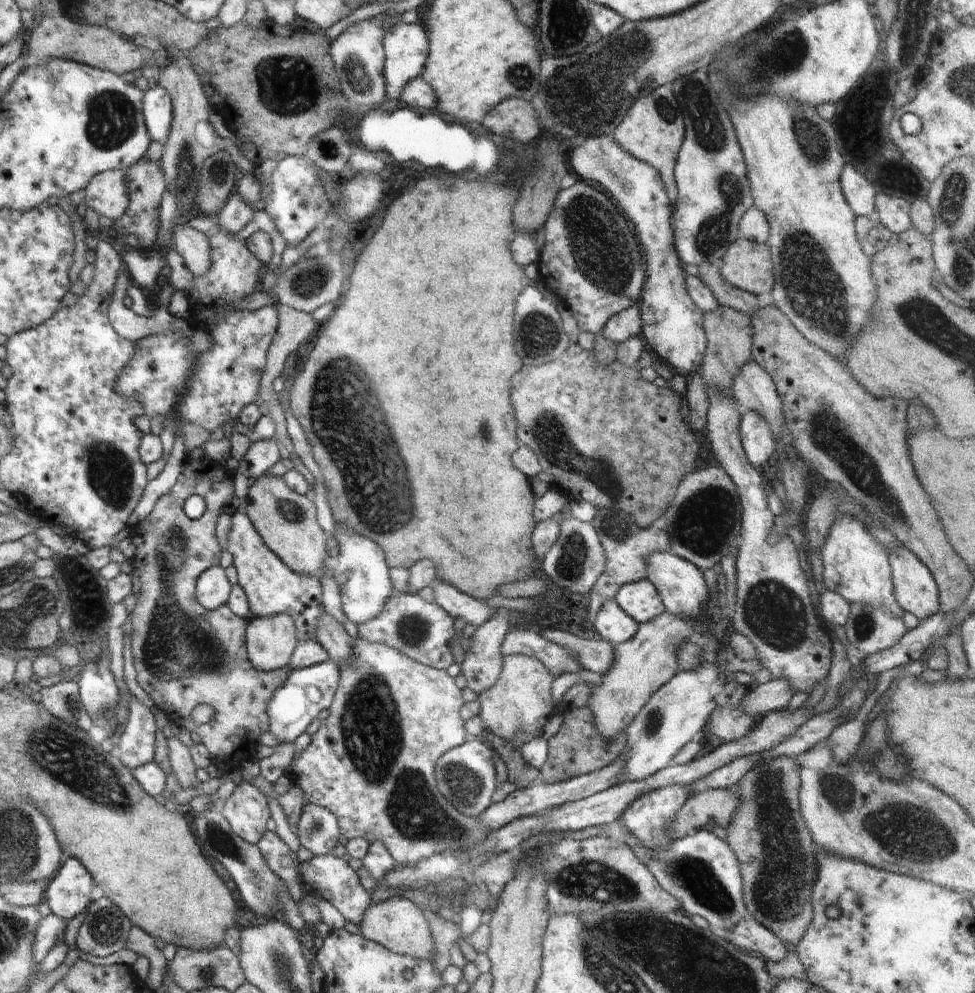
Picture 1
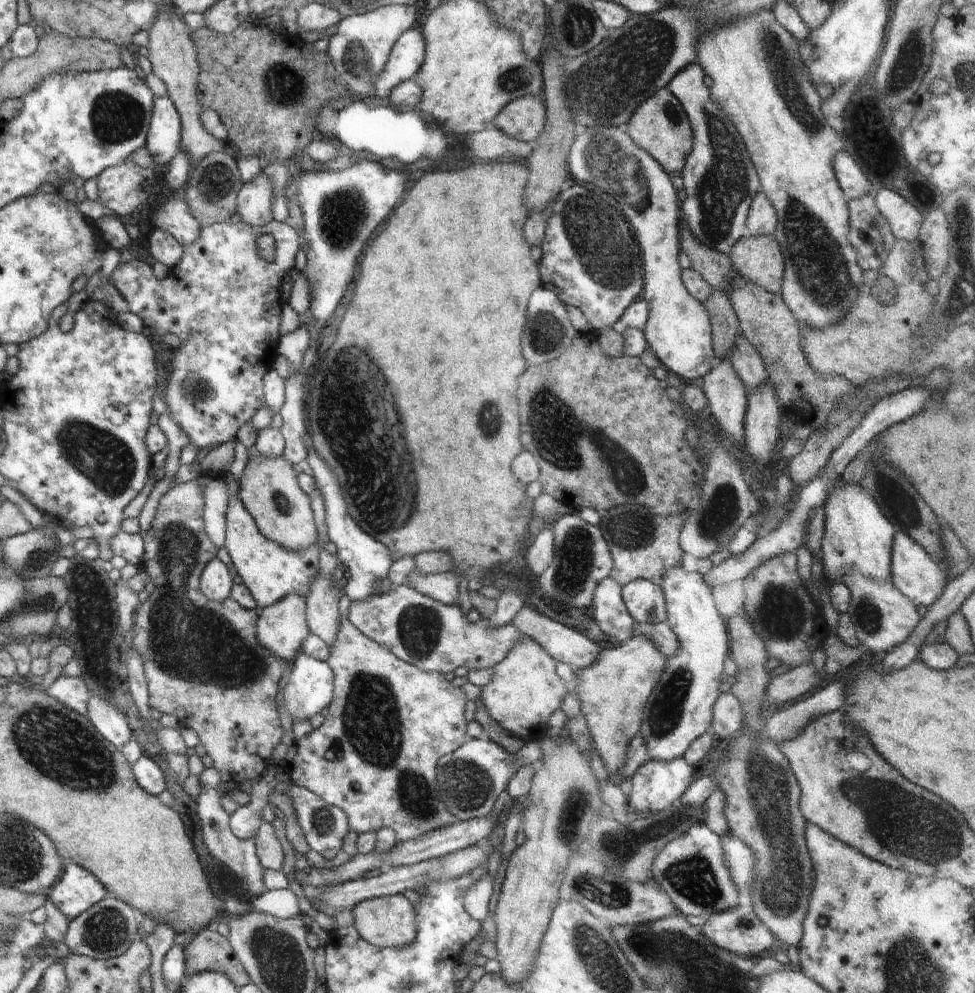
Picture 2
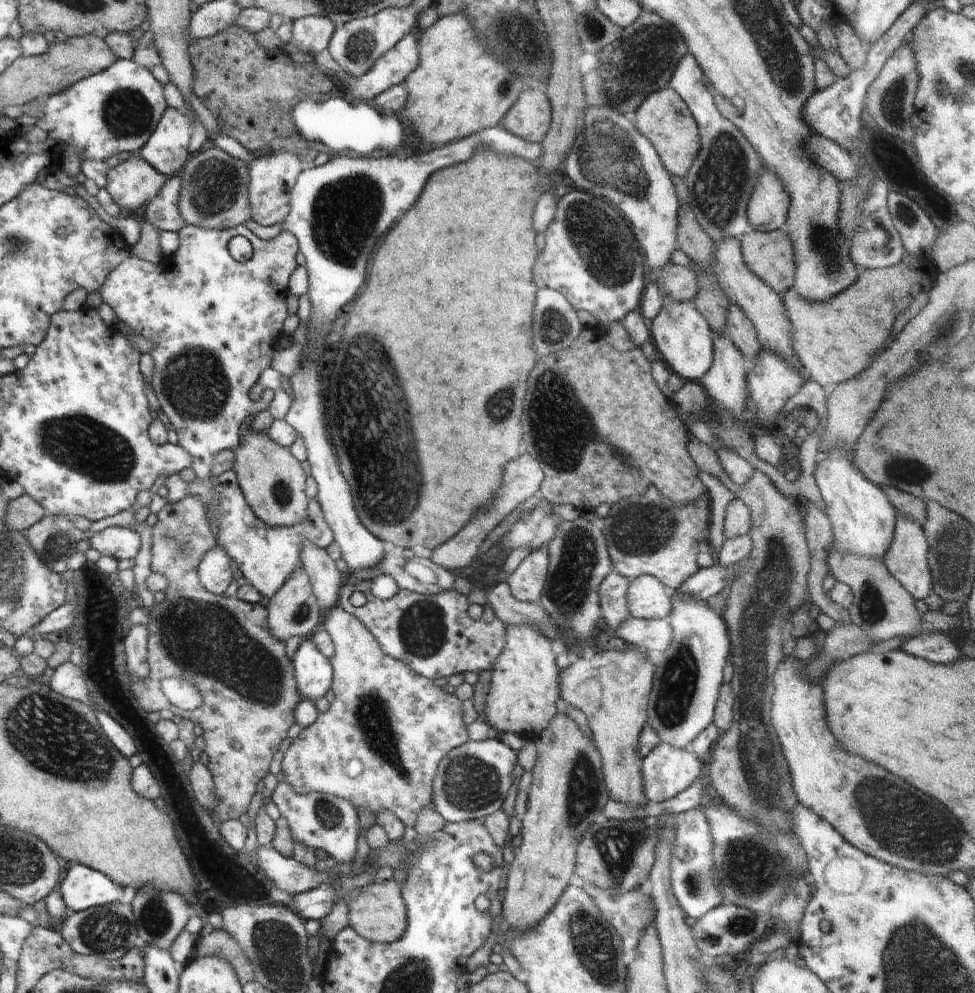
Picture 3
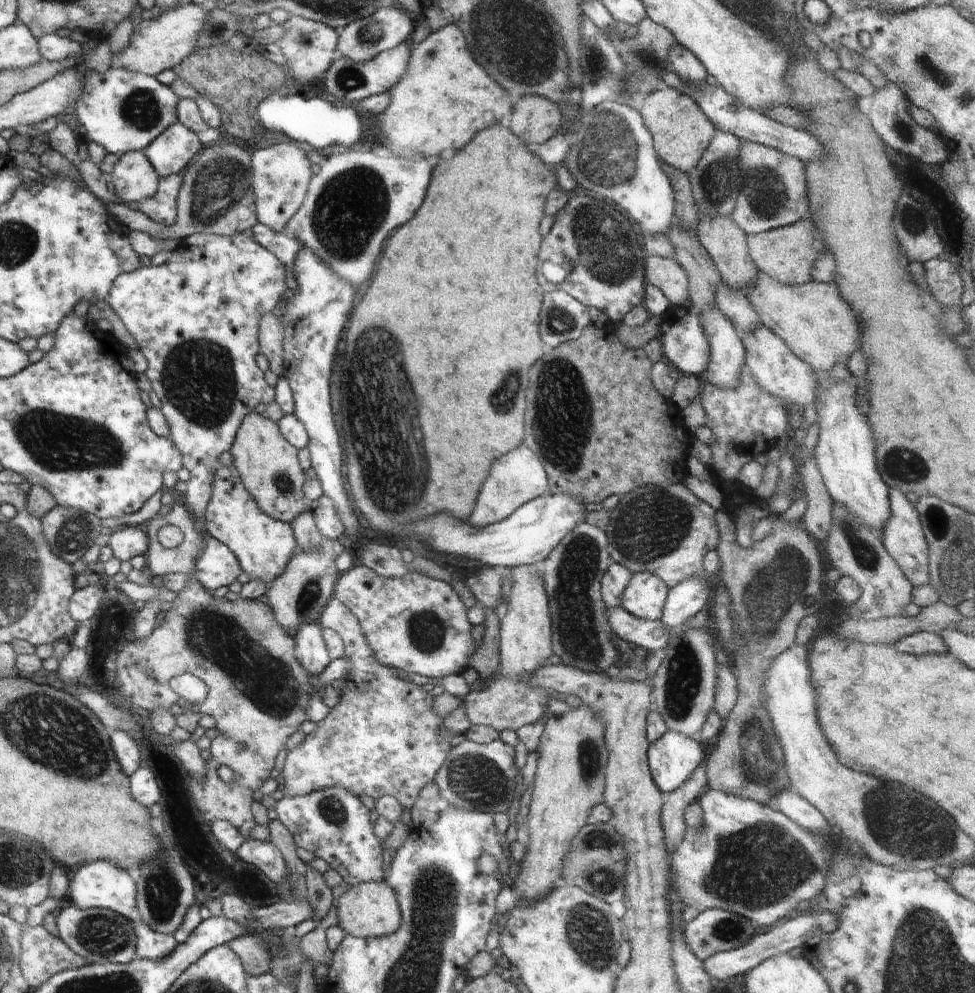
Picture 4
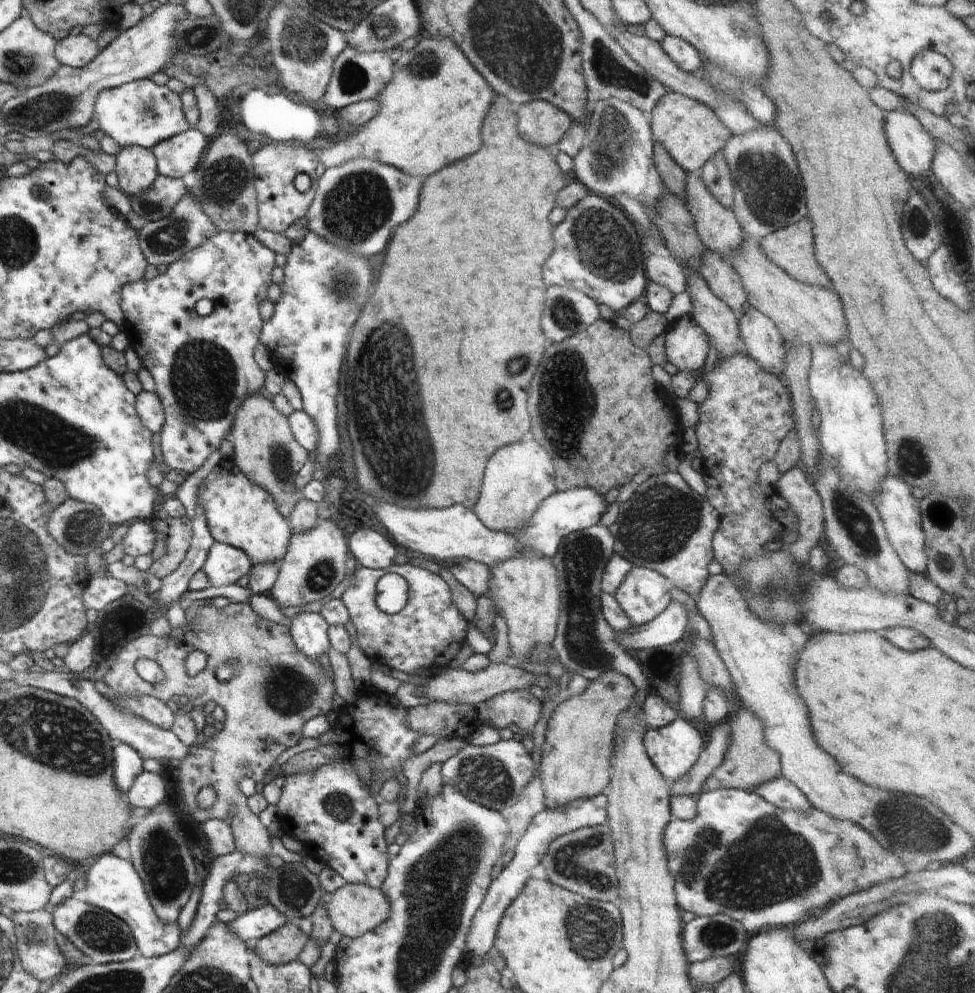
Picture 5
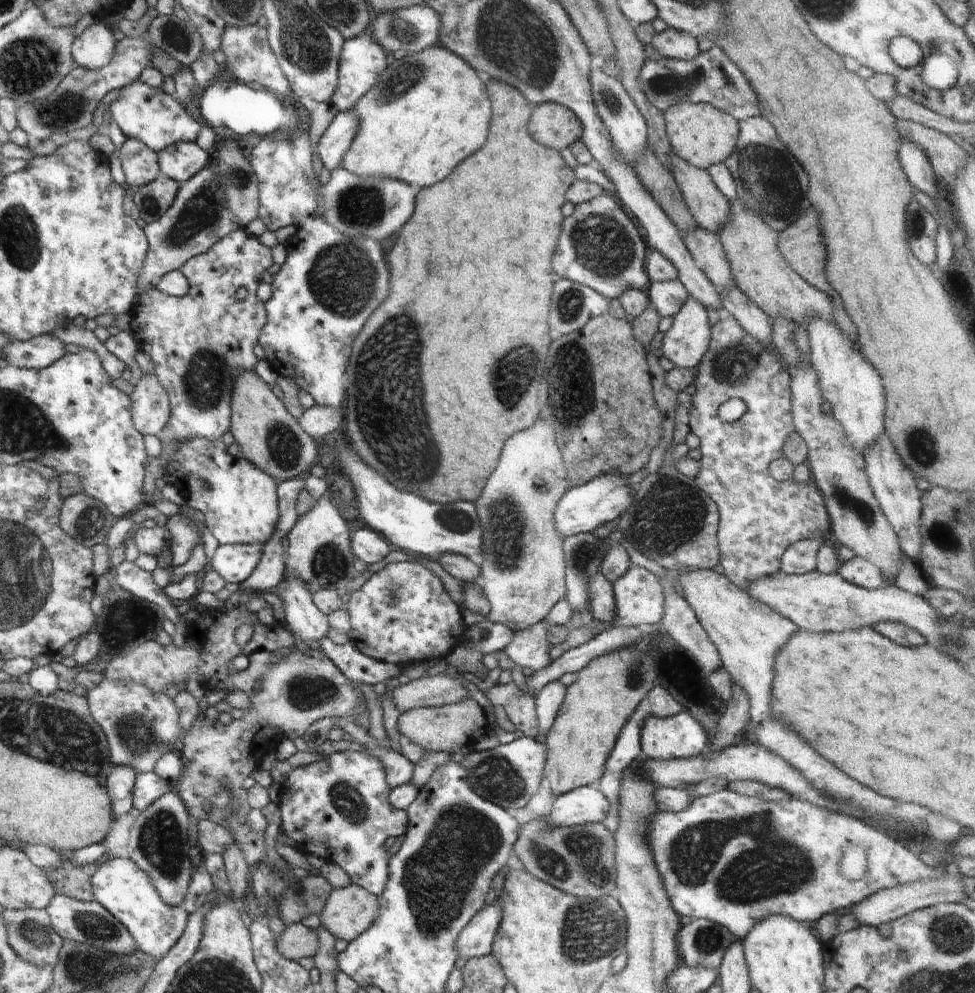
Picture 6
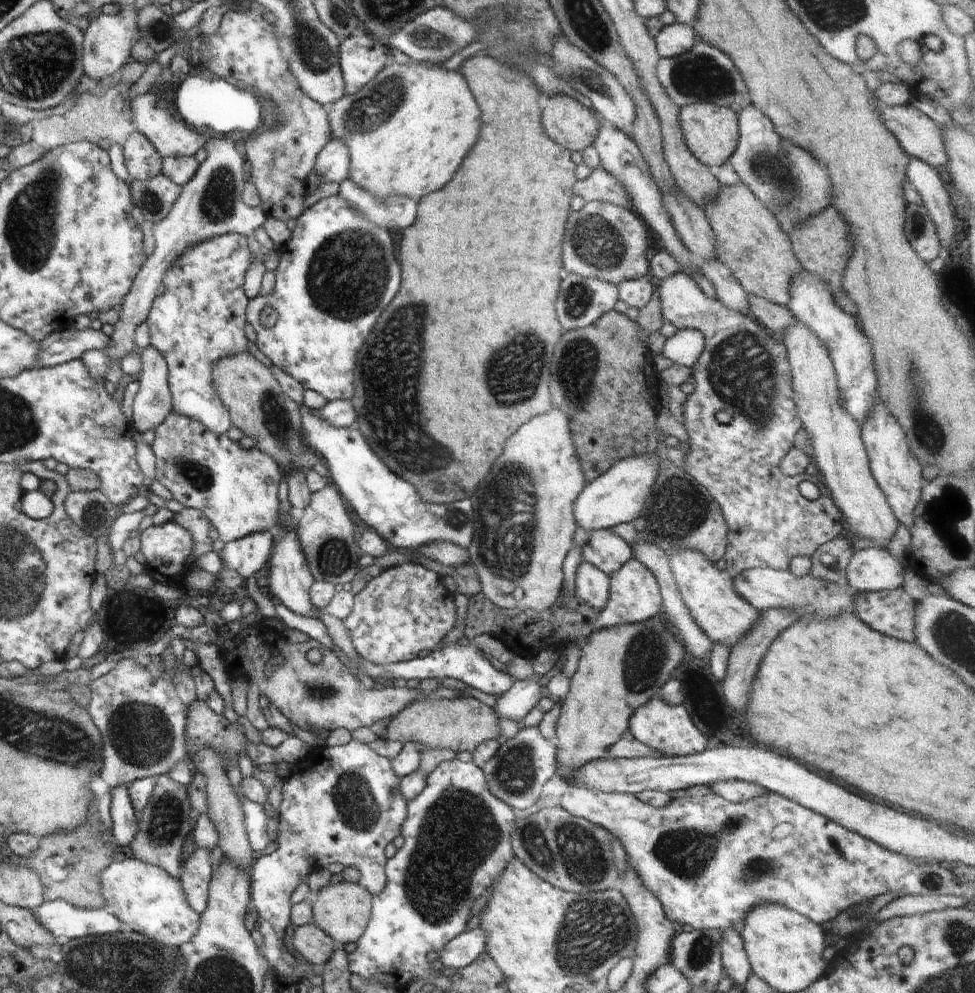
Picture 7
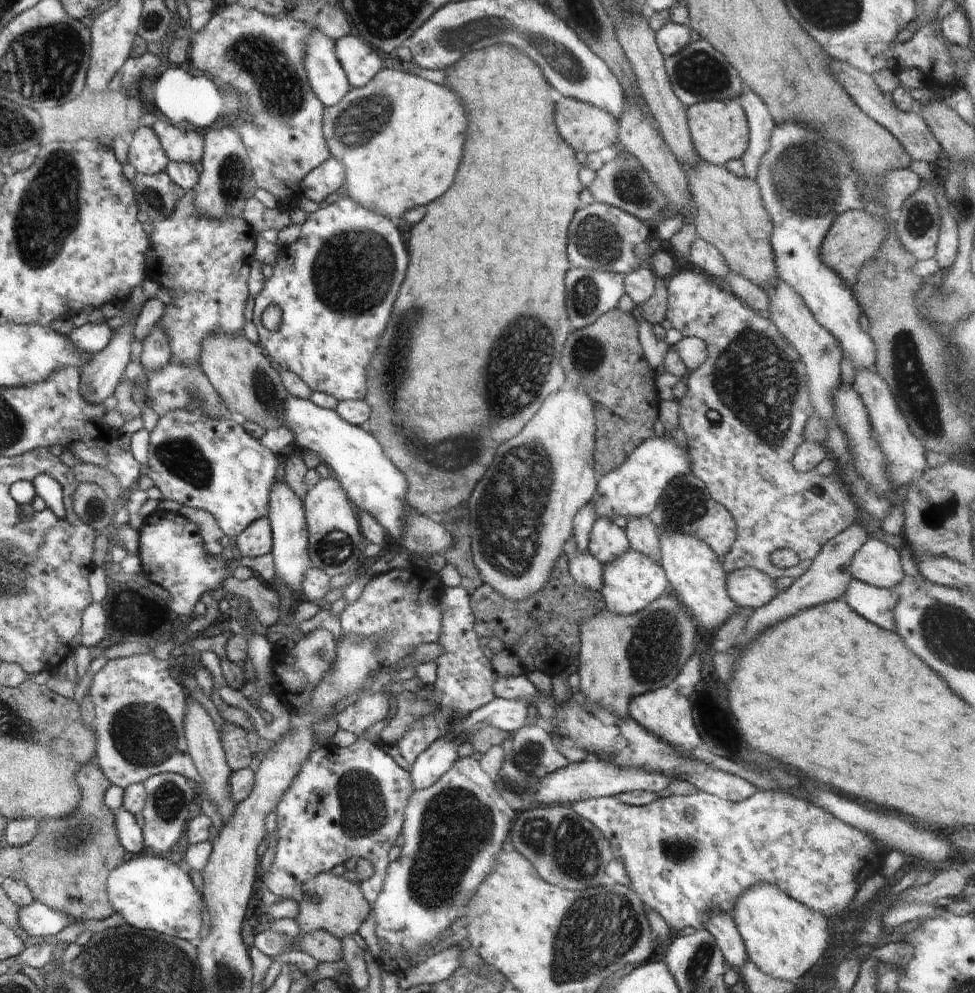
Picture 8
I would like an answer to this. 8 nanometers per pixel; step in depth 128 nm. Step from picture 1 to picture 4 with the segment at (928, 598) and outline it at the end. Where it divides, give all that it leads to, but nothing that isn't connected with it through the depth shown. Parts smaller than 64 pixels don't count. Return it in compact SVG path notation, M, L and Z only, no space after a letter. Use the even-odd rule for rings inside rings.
M898 487L889 488L889 505L891 513L882 528L884 546L914 587L925 585L930 580L929 550L918 511L906 493Z

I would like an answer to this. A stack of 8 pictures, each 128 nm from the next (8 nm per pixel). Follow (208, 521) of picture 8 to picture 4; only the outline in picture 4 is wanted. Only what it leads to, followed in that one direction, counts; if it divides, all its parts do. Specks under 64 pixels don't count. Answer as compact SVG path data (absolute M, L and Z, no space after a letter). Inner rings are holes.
M174 504L168 514L157 514L144 528L149 538L147 570L154 574L154 570L162 570L164 566L166 572L194 575L197 554L202 552L206 539L203 539L195 528L193 514L186 505ZM165 524L174 524L182 531L184 538L179 546L167 549L158 541L157 532Z

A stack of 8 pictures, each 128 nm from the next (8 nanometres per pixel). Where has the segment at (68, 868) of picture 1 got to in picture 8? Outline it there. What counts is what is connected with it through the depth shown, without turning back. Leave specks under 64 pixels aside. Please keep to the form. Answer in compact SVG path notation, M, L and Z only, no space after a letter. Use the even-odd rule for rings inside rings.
M149 853L132 856L109 874L108 891L110 902L129 925L191 942L198 938L200 913L205 906L203 894L181 864L173 863L167 856Z

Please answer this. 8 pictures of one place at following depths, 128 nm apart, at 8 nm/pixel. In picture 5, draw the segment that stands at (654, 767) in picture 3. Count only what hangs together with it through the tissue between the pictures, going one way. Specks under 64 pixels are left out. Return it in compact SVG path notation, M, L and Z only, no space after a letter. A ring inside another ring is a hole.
M678 716L674 722L670 722L662 728L653 729L647 727L643 743L658 772L665 778L668 784L682 778L696 762L698 755L704 748L704 740L700 732L693 725L694 722L687 721L684 717Z

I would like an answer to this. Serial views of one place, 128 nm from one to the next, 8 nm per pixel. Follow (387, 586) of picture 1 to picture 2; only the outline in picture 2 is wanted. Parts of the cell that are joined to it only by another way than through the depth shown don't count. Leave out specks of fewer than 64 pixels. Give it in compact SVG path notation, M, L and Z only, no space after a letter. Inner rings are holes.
M311 447L307 451L307 461L312 470L312 476L315 480L315 486L320 491L325 508L326 532L330 541L334 542L337 548L337 558L344 568L347 577L345 593L351 601L361 601L378 593L375 588L386 578L388 578L388 569L393 563L389 550L383 545L382 541L377 541L367 532L364 532L356 521L350 516L346 501L343 497L342 486L339 478L331 469L330 465L324 461L324 458L317 453L317 450Z

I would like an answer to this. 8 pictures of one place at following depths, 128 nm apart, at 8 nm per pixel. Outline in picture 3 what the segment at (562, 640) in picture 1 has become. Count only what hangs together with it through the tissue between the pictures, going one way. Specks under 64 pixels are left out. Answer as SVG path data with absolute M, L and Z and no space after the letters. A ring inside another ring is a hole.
M507 582L496 584L485 591L486 604L492 607L496 618L500 619L505 626L525 625L530 623L546 633L552 640L560 639L557 631L553 628L549 616L539 603L527 603L519 601L511 595Z

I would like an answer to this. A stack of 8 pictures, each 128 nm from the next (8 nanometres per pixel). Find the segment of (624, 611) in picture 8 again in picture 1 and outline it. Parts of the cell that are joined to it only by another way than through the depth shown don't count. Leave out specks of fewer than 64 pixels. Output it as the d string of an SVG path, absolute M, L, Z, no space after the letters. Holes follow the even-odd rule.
M648 579L621 586L616 593L615 601L638 624L650 622L665 611L656 587Z

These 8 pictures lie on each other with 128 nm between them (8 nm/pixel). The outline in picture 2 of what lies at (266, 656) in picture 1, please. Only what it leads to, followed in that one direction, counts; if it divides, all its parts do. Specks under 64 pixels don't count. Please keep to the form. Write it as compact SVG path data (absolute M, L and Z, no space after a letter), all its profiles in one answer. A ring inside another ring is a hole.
M298 593L282 597L281 601L268 605L258 610L258 620L255 626L257 641L268 649L275 657L284 659L286 662L293 662L298 656L304 639L310 634L307 625L307 602L305 596Z

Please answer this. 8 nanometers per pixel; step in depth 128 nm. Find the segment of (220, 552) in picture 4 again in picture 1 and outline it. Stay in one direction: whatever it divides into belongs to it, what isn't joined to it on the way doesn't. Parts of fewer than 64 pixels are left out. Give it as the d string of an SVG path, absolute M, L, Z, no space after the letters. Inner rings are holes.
M221 565L205 570L195 582L195 597L208 610L214 610L227 602L232 585Z

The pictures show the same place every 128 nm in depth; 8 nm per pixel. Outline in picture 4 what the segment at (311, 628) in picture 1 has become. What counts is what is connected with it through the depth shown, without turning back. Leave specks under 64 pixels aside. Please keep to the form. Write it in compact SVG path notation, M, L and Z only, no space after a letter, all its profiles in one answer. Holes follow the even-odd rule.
M233 464L229 467L220 466L216 469L213 493L205 512L205 528L210 537L214 537L232 550L238 559L241 570L246 572L251 579L258 579L268 584L284 572L290 557L298 552L291 523L276 520L259 508L248 489L242 484L239 472ZM326 495L308 502L308 509L314 514L316 526L326 539L338 539L346 533L335 502Z

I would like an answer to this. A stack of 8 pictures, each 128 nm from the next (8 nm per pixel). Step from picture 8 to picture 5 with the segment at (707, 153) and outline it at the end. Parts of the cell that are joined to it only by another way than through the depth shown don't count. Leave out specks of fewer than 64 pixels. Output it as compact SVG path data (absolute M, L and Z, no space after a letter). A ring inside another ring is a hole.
M667 92L666 96L651 110L651 133L667 153L688 173L700 172L704 163L723 149L733 132L705 104L686 98L680 93Z

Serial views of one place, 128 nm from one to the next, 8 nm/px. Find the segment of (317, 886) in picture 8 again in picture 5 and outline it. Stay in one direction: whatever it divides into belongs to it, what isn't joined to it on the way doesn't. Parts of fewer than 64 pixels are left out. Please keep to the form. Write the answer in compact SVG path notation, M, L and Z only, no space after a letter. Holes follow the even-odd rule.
M350 883L333 892L326 906L334 930L350 938L380 926L390 912L382 889Z

